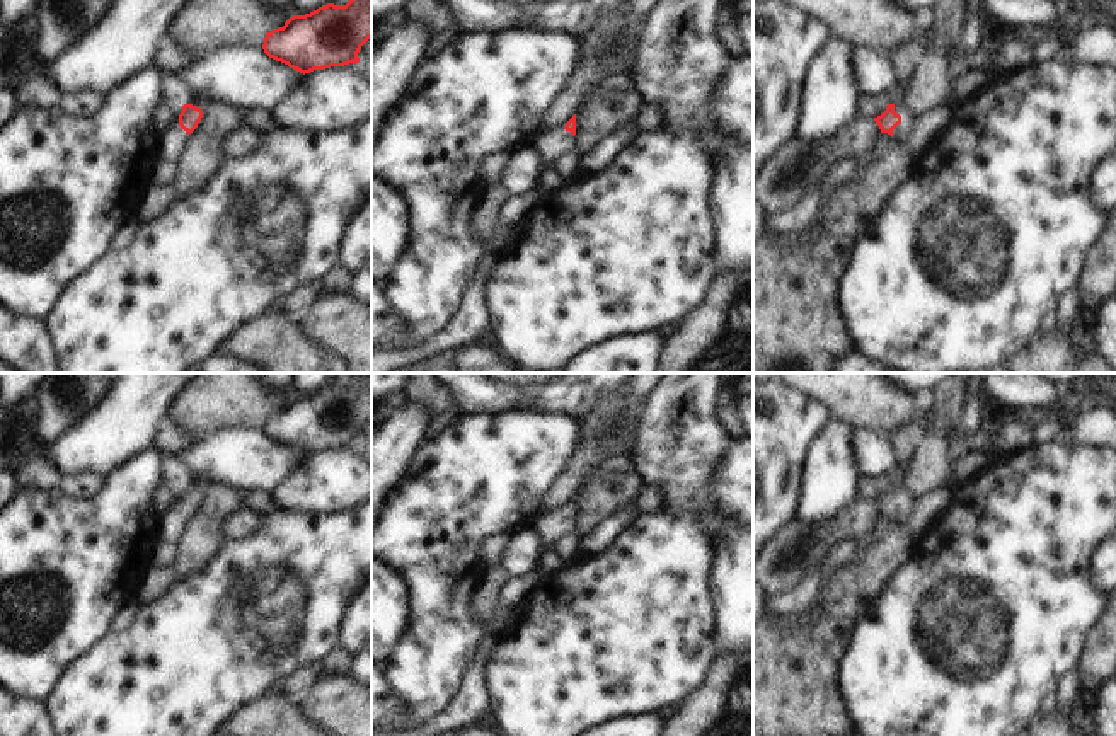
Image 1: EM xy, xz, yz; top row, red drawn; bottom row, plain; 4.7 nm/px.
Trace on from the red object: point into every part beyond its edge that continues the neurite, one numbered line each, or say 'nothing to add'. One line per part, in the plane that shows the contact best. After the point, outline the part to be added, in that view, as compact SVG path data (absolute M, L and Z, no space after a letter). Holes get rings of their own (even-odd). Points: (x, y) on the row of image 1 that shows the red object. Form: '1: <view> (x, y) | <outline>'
1: yz (902, 132) | M895 106L895 112L901 116L901 123L893 129L893 135L896 140L906 141L915 121L906 109Z

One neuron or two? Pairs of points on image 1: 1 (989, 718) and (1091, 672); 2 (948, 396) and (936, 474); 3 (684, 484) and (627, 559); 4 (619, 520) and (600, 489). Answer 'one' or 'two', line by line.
1: two
2: one
3: two
4: two

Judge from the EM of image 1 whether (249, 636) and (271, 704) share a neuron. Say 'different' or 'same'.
different

